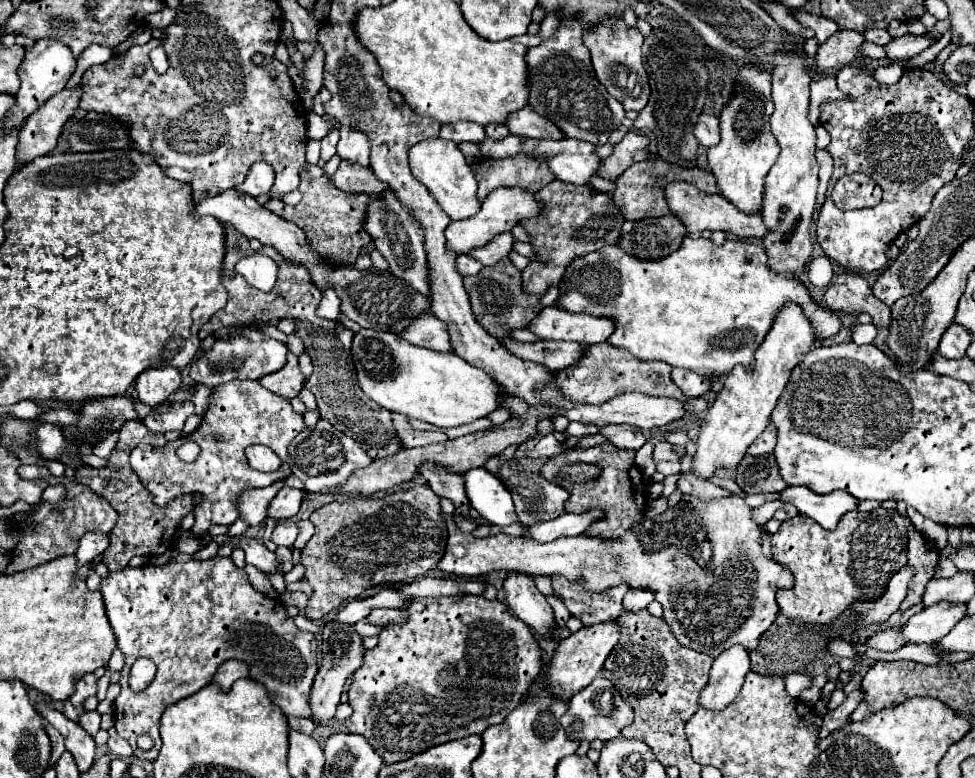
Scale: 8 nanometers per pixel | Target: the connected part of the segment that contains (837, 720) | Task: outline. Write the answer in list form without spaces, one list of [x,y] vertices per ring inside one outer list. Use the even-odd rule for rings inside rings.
[[[861,690],[851,692],[851,694],[845,698],[845,702],[843,702],[837,710],[827,712],[827,714],[823,716],[823,726],[821,726],[821,730],[819,730],[819,738],[827,738],[833,730],[837,730],[837,728],[845,726],[845,722],[847,722],[847,718],[849,718],[849,714],[857,708],[857,704],[861,702],[861,698],[863,698]]]

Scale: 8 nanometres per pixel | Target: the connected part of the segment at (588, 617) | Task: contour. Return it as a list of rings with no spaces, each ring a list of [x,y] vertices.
[[[553,576],[553,590],[563,600],[571,616],[579,618],[585,626],[599,622],[611,622],[623,614],[623,596],[629,590],[625,582],[611,586],[603,592],[591,592],[583,580],[569,582],[563,576]]]

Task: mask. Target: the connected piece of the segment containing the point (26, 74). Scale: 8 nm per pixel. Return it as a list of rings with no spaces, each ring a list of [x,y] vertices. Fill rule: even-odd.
[[[43,38],[43,40],[35,42],[35,46],[31,50],[27,50],[25,60],[19,66],[21,88],[15,94],[15,106],[11,108],[11,122],[7,122],[7,126],[15,126],[15,122],[19,122],[19,128],[21,128],[29,114],[33,114],[53,94],[57,94],[59,90],[65,88],[65,84],[71,78],[75,66],[77,66],[77,60],[75,60],[73,52],[69,50],[69,46],[65,46],[63,42],[53,40],[53,38]]]

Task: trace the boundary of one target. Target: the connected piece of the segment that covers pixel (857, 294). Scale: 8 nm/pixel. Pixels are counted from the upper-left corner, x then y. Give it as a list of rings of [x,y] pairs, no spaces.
[[[843,272],[837,280],[827,288],[823,296],[823,304],[827,310],[835,314],[869,314],[873,326],[889,328],[891,310],[887,304],[873,298],[867,280],[861,274]]]

